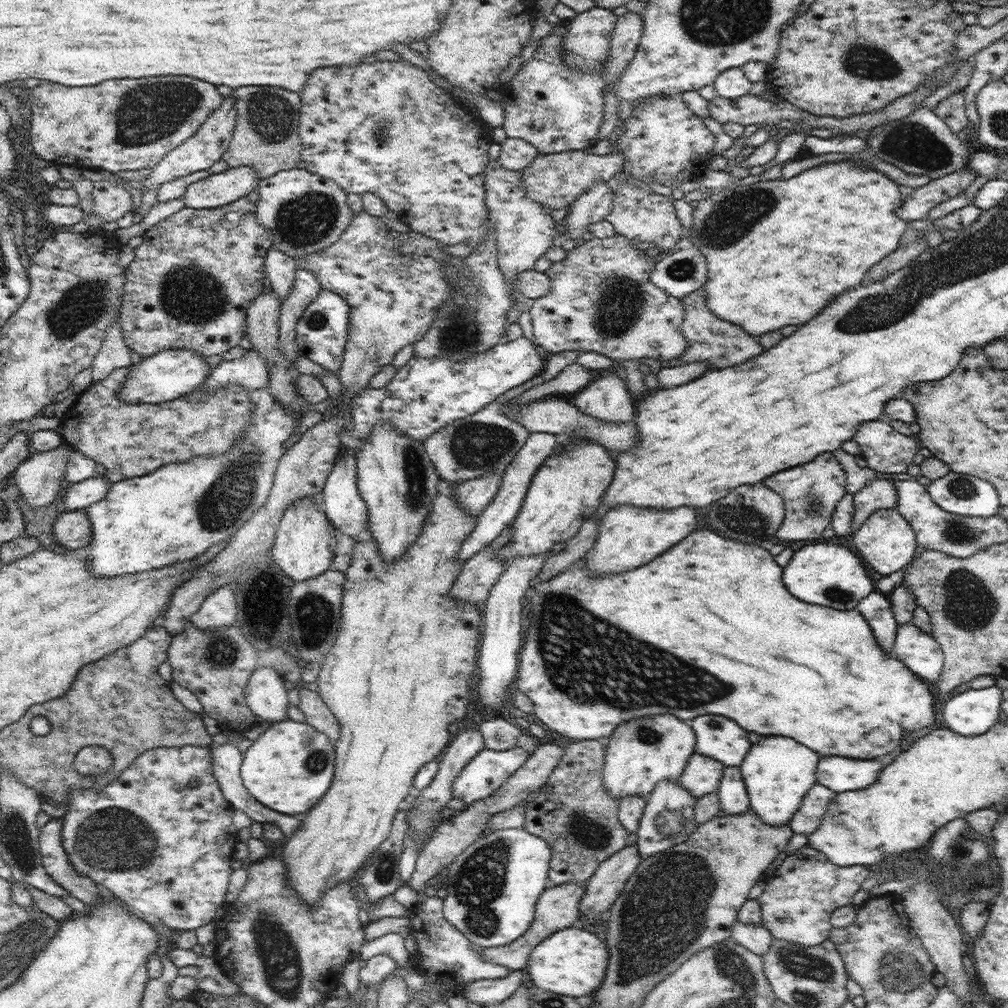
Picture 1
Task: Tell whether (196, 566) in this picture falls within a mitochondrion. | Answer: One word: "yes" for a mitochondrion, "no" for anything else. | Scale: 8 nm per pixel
no

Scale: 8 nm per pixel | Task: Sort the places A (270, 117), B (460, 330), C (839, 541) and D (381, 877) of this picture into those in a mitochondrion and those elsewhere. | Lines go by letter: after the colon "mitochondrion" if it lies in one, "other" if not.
A: mitochondrion
B: mitochondrion
C: other
D: mitochondrion

